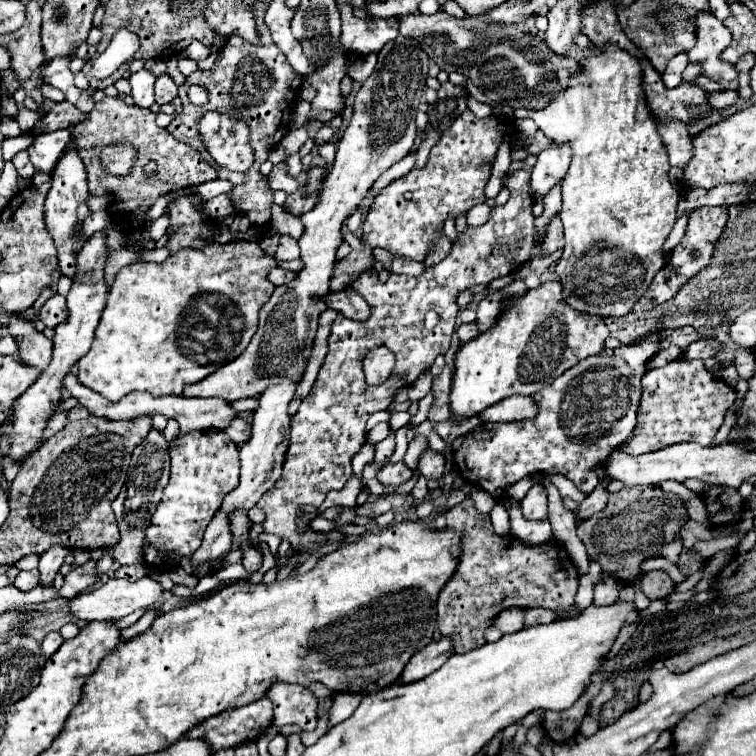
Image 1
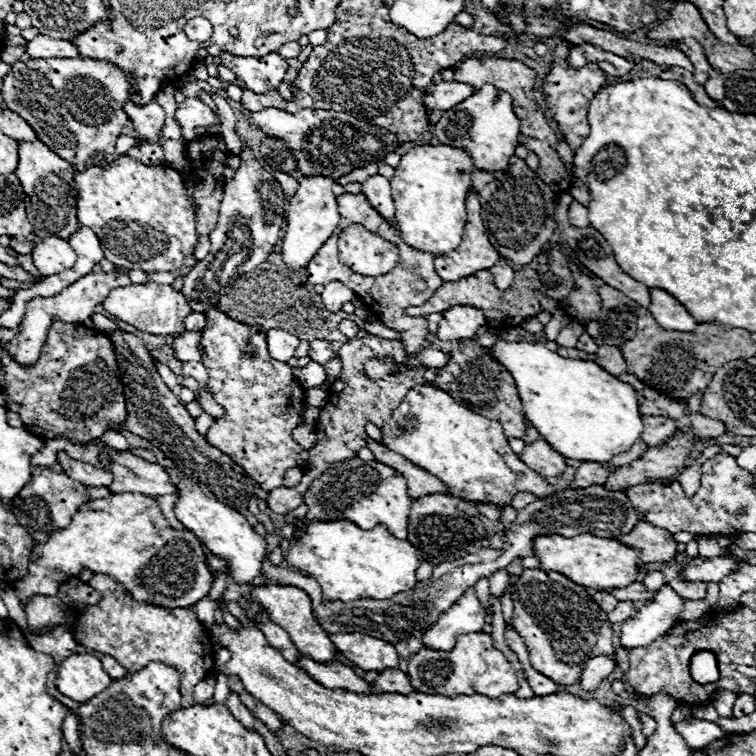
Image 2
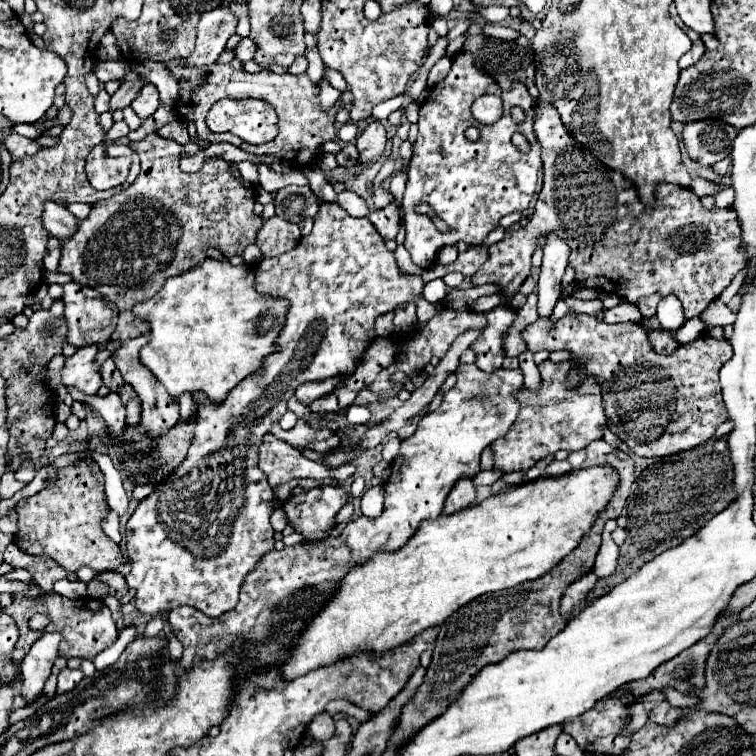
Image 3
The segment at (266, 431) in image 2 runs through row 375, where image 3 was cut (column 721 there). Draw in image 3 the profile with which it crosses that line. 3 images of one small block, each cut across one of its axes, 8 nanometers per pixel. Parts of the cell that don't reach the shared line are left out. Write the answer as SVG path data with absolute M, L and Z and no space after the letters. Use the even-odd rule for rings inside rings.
M536 100L534 110L534 132L542 146L544 166L544 186L536 200L534 216L526 226L516 232L506 232L500 242L490 246L490 258L472 276L472 282L502 286L502 294L512 298L530 274L530 258L536 250L536 238L540 234L556 232L570 246L570 266L576 270L576 280L584 282L588 288L618 294L620 298L636 304L642 316L652 316L656 312L656 304L664 296L674 294L682 302L686 318L700 316L700 312L722 294L732 278L746 268L746 258L742 258L742 228L738 226L738 214L734 214L734 208L714 206L708 210L700 204L700 198L692 190L672 184L658 186L658 206L648 208L640 204L630 180L626 180L620 172L606 168L566 132L554 106L544 100Z

